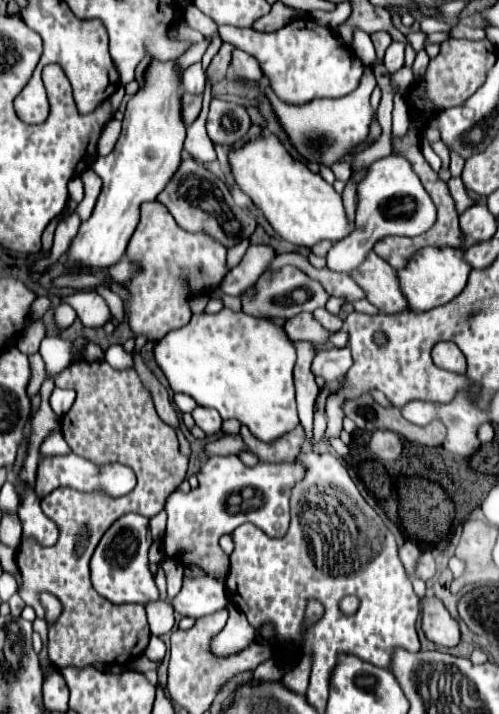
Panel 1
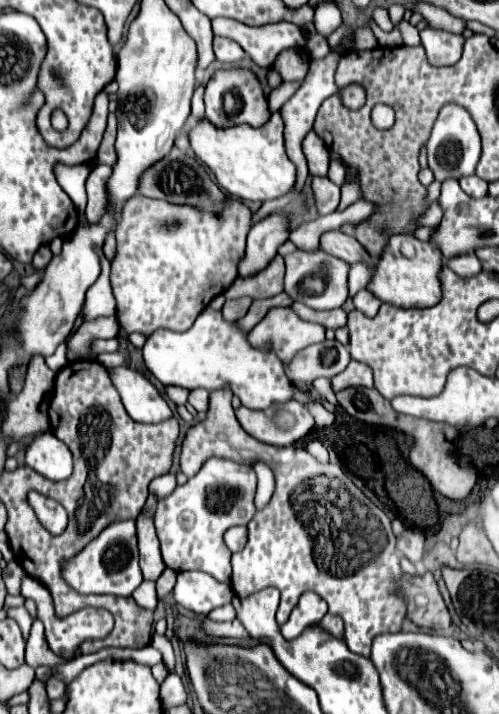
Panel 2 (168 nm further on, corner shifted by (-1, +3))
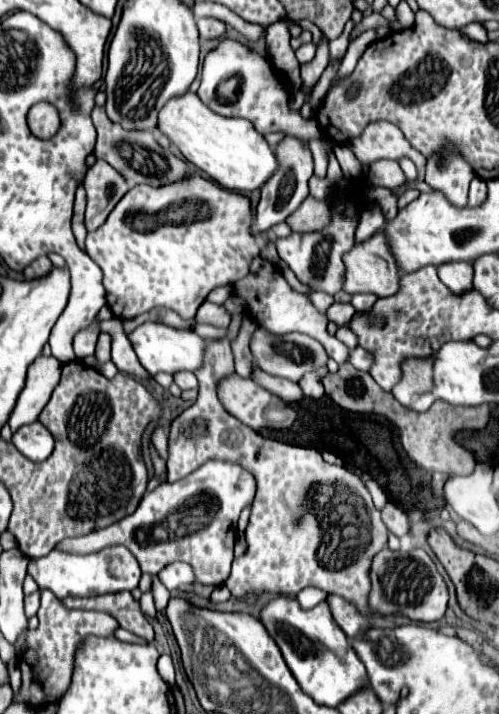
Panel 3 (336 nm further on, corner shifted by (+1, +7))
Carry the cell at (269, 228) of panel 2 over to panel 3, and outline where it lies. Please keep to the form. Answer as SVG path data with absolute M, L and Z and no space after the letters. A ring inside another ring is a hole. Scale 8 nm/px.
M286 135L274 149L274 155L278 159L278 169L262 185L262 197L256 207L256 219L252 225L252 233L258 235L260 231L268 231L272 225L286 221L286 217L308 197L308 179L312 177L312 153L308 149L308 141Z

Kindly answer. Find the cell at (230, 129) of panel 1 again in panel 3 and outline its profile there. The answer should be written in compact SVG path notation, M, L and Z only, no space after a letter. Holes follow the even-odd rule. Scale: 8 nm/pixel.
M222 37L216 45L216 49L208 51L204 63L202 63L202 83L198 89L198 97L204 101L204 105L208 109L212 109L218 115L226 115L226 117L240 117L240 119L248 119L254 129L262 135L266 133L288 133L288 135L296 135L302 139L320 139L322 137L322 129L318 125L318 121L310 121L304 119L300 115L300 111L290 109L290 93L286 89L284 79L278 77L280 71L276 71L272 67L272 63L268 59L264 59L260 53L252 51L248 45L242 45L236 39L228 39ZM230 77L240 77L240 95L234 103L222 103L218 99L218 85Z

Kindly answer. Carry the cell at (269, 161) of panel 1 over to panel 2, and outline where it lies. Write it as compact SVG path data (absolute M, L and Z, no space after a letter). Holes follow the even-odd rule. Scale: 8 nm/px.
M274 113L262 127L238 125L228 129L216 129L210 121L200 121L190 131L190 145L194 153L216 175L218 185L236 199L246 201L270 201L294 191L296 165L288 159L284 147L284 123L280 113Z

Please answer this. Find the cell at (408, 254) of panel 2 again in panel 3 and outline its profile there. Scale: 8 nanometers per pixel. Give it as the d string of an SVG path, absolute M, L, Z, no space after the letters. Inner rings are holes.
M378 231L376 235L372 235L370 239L354 245L344 257L342 257L344 265L346 265L346 273L344 273L344 285L342 291L346 293L374 293L378 297L390 297L398 291L398 281L400 281L400 273L396 267L396 261L390 253L388 241L384 237L382 231Z

